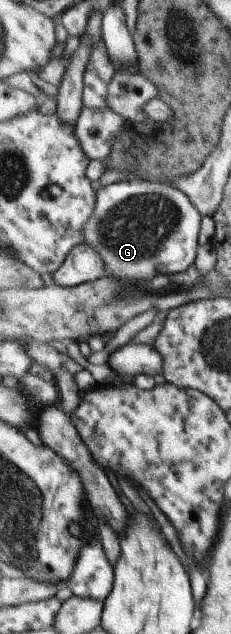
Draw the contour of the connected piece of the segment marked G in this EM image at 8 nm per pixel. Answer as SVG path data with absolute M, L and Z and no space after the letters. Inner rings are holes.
M141 177L103 186L97 193L97 207L94 217L87 224L84 243L93 246L103 256L107 266L105 276L137 283L154 280L159 275L183 273L197 263L204 216L182 189Z

